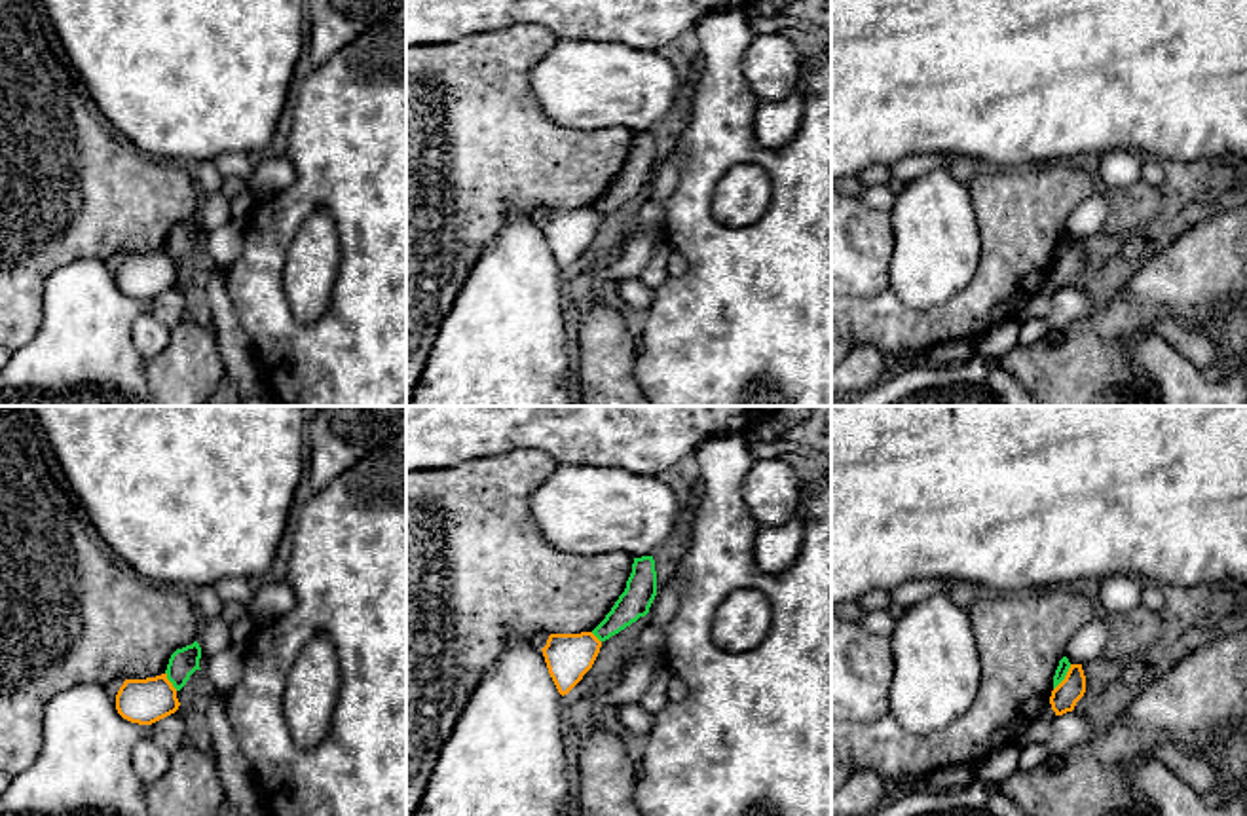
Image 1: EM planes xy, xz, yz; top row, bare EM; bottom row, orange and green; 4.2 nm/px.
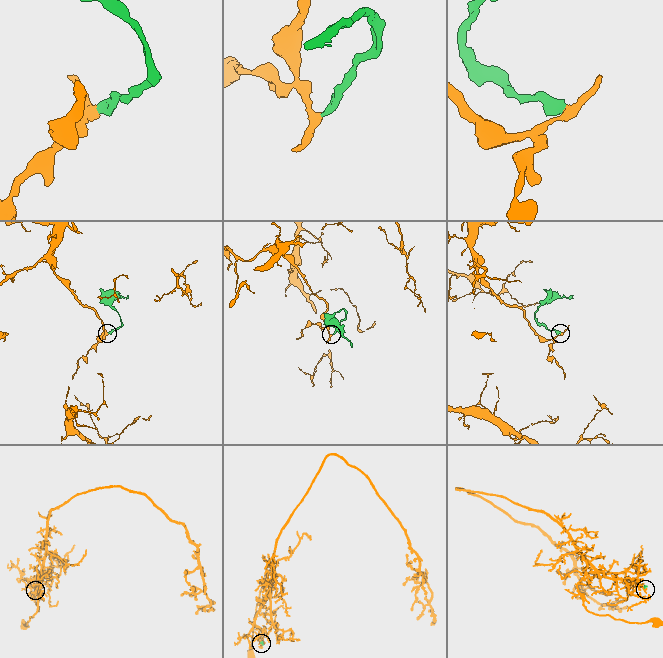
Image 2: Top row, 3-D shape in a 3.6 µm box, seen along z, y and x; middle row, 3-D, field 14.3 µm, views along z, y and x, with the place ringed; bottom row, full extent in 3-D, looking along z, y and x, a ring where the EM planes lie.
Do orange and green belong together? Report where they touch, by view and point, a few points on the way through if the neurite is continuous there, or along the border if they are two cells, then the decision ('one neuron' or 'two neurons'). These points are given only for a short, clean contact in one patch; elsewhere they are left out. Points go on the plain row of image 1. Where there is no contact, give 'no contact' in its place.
yz (1065, 253) | along yz (1071, 240), (1065, 253), (1054, 264) | two neurons

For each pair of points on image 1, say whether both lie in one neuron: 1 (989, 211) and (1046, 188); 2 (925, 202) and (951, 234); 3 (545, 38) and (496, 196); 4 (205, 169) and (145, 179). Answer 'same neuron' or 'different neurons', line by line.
1: same neuron
2: same neuron
3: same neuron
4: different neurons

